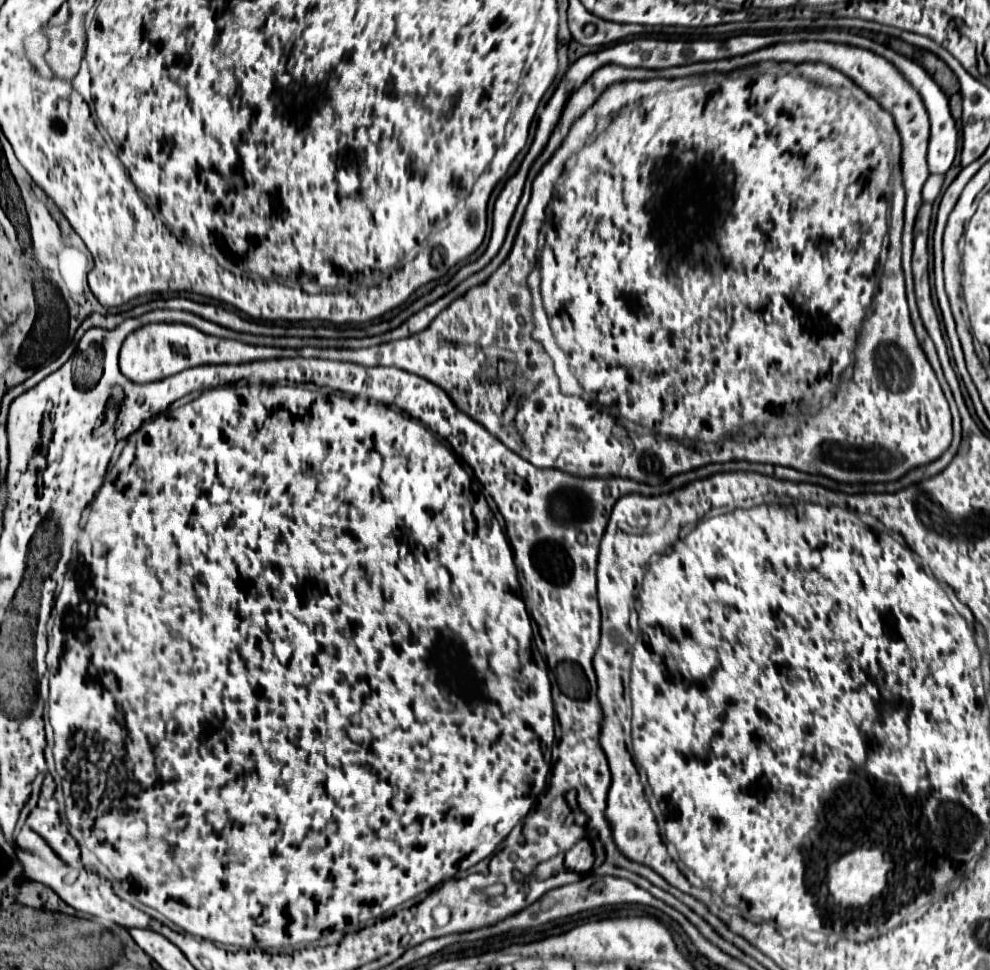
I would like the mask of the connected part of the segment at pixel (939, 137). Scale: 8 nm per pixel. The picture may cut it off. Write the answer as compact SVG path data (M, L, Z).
M843 29L843 31L809 31L805 33L805 39L817 39L817 41L835 41L835 43L849 43L849 45L855 45L855 47L865 47L873 53L879 53L881 57L885 57L887 61L891 61L903 75L907 75L909 83L919 91L925 107L927 107L927 113L929 113L929 119L931 119L931 139L929 139L929 153L927 153L927 161L929 161L929 173L937 173L937 175L945 175L951 165L953 165L953 159L957 155L957 127L955 127L955 119L951 117L951 111L949 111L949 101L945 97L945 93L941 91L941 87L933 81L933 77L921 67L917 65L915 61L895 53L893 49L885 47L885 45L879 45L871 39L865 39L865 37L859 37L859 35L851 35L851 33L845 33L845 31L851 31L851 33L869 33L867 29Z

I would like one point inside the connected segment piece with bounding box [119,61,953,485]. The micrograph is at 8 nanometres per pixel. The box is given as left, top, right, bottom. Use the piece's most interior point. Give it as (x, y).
(638, 313)

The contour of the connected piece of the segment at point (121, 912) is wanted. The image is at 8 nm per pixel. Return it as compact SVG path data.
M83 871L79 875L79 879L67 887L67 891L55 891L67 905L71 905L73 909L81 911L81 913L89 913L89 915L95 915L95 917L101 917L101 919L107 919L107 921L113 921L125 929L133 929L133 927L139 927L139 929L151 929L151 925L155 923L155 919L151 919L147 913L139 911L137 907L133 907L131 903L123 901L121 897L115 895L111 883L95 873L89 873L89 871Z

